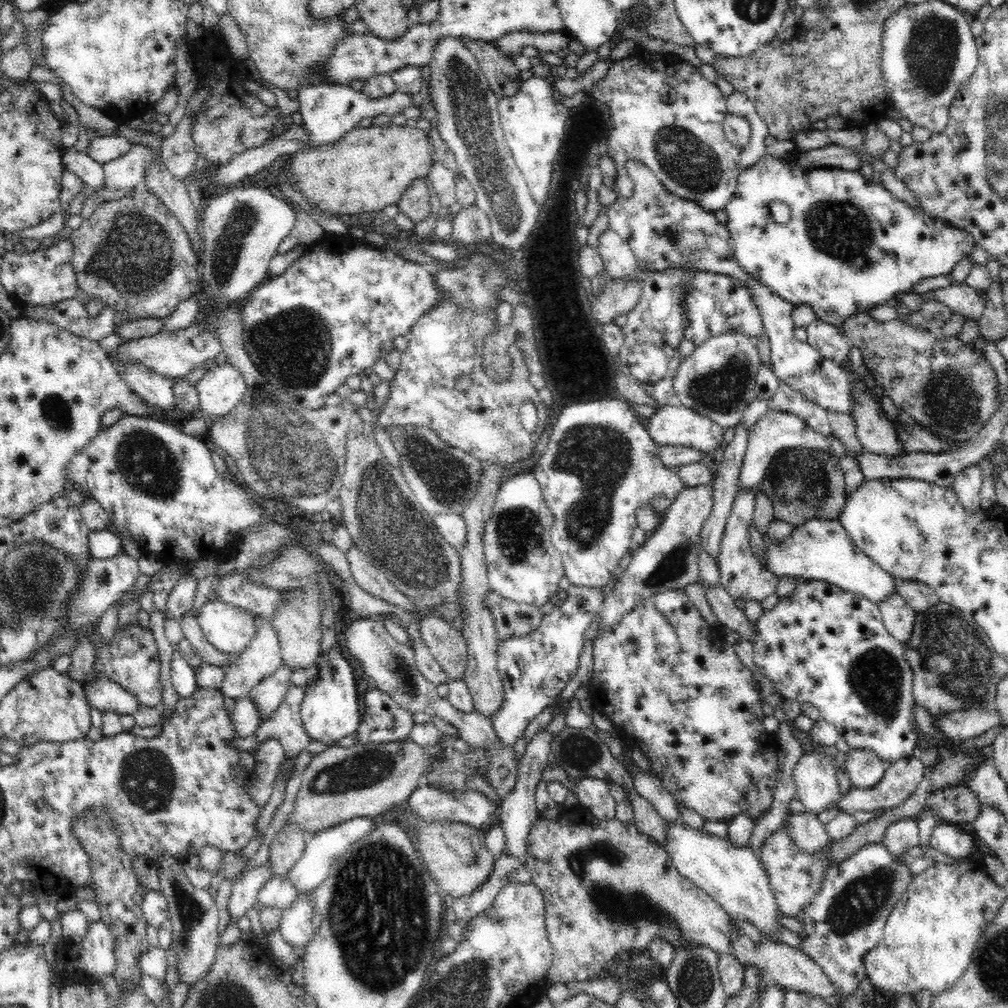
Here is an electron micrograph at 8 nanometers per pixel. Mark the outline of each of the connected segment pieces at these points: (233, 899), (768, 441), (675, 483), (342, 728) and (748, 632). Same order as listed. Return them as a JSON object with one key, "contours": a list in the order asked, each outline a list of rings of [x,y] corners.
{"contours":[[[[266,863],[248,869],[232,882],[231,896],[227,906],[230,913],[229,923],[238,922],[238,919],[246,914],[246,910],[255,906],[260,888],[273,876],[274,871],[270,863]]],[[[769,409],[749,428],[747,450],[744,455],[738,487],[744,491],[758,491],[758,486],[764,481],[766,472],[775,456],[786,449],[796,448],[824,451],[838,460],[847,454],[846,446],[835,436],[827,437],[817,433],[796,414]]],[[[621,396],[564,406],[562,414],[556,416],[556,423],[549,427],[546,452],[534,468],[533,474],[542,488],[544,501],[555,517],[551,540],[562,557],[565,576],[572,585],[600,590],[607,586],[619,560],[634,548],[633,529],[638,526],[636,509],[650,504],[657,516],[663,518],[684,488],[678,468],[664,467],[658,461],[658,444],[633,412],[629,402]]],[[[339,638],[328,654],[320,652],[320,656],[316,658],[313,670],[317,671],[317,674],[304,688],[301,706],[301,719],[311,742],[323,742],[327,747],[336,746],[338,740],[354,735],[359,728],[362,714],[352,668],[353,664],[341,647]]],[[[704,586],[706,599],[711,610],[719,620],[719,626],[727,626],[742,636],[742,640],[751,640],[755,635],[755,622],[747,619],[742,608],[736,607],[736,602],[730,594],[722,587]]]]}

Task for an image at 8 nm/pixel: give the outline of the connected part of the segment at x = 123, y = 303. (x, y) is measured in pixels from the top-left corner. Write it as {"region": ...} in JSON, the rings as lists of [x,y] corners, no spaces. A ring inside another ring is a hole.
{"region":[[[143,189],[136,190],[131,197],[121,197],[118,200],[107,200],[98,203],[90,215],[90,218],[82,221],[79,228],[74,229],[69,238],[74,245],[74,255],[72,267],[74,267],[74,273],[76,273],[76,281],[78,281],[78,292],[83,295],[88,295],[90,300],[99,298],[104,306],[116,307],[120,311],[124,311],[126,315],[130,315],[130,318],[166,318],[170,316],[176,307],[187,298],[192,295],[196,295],[200,292],[200,280],[199,280],[199,267],[200,260],[196,257],[194,251],[192,251],[192,245],[185,231],[185,228],[181,225],[181,222],[176,218],[176,215],[172,214],[172,211],[168,210],[168,207],[150,191],[144,191]]]}

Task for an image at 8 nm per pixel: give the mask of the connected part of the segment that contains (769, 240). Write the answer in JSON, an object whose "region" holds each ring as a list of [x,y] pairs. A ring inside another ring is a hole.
{"region":[[[768,154],[738,175],[736,192],[724,209],[738,265],[780,298],[793,305],[809,304],[818,319],[833,325],[840,325],[857,312],[897,301],[898,294],[910,292],[912,286],[923,278],[949,274],[977,245],[965,229],[926,216],[859,171],[804,170],[790,166],[782,157],[774,158]],[[776,200],[790,207],[787,223],[780,224],[772,219],[770,206]]]}

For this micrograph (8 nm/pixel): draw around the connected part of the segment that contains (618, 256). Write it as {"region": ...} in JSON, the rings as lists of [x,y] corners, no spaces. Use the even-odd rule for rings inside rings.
{"region":[[[610,227],[598,238],[598,253],[601,255],[603,266],[608,279],[611,280],[636,280],[647,278],[648,273],[642,273],[638,269],[638,262],[632,249],[620,238],[617,232]]]}

